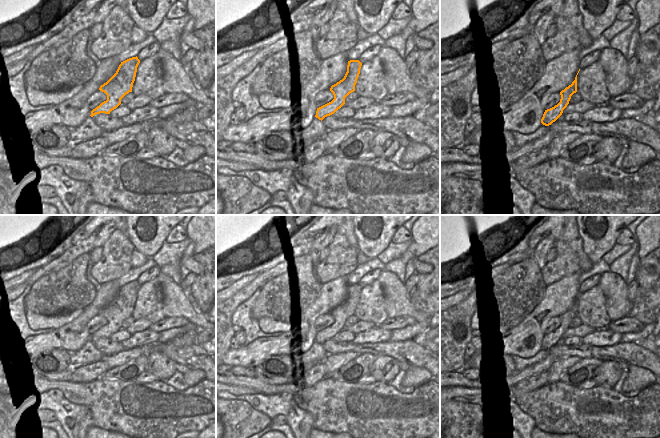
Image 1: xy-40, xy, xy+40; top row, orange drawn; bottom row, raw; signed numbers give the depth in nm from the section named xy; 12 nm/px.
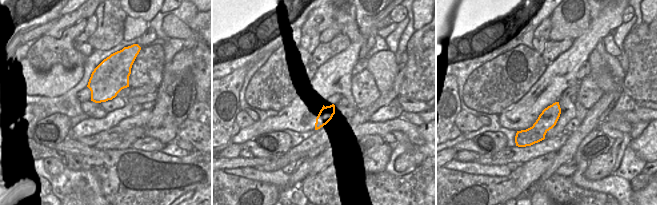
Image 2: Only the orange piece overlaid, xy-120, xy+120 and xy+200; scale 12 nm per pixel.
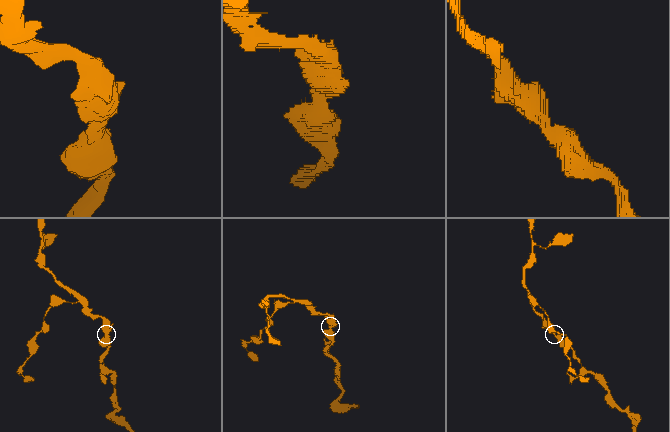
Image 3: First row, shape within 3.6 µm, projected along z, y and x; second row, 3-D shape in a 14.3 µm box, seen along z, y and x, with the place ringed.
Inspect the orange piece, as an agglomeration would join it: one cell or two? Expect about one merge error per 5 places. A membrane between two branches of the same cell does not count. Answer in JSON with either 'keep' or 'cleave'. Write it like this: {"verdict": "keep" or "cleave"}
{"verdict": "keep"}

